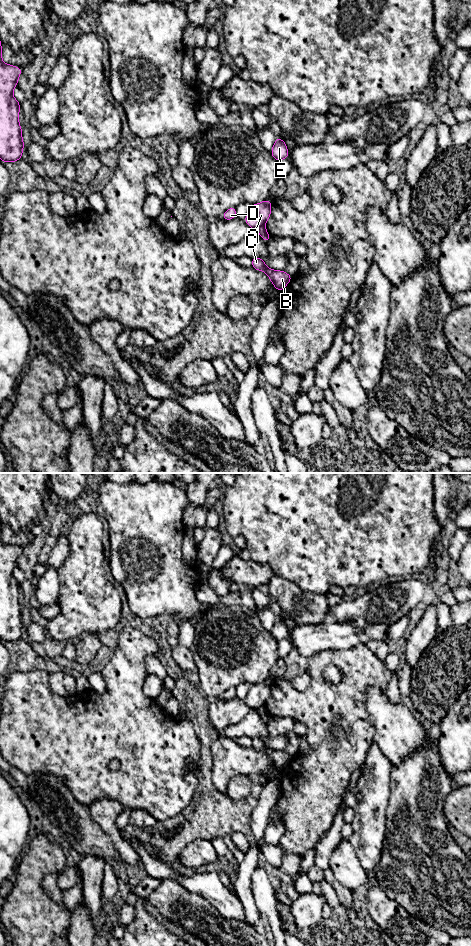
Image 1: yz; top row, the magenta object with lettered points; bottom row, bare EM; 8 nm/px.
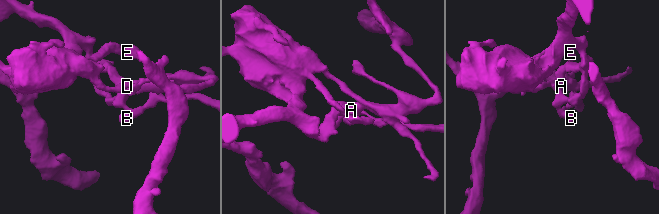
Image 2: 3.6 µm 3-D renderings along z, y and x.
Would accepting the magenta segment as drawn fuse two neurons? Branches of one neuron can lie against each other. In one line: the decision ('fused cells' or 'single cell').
fused cells

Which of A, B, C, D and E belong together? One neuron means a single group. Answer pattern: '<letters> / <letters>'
A / B C D E

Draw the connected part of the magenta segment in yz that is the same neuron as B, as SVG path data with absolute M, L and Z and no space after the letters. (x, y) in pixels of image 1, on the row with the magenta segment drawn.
M259 257L252 258L252 267L254 268L254 270L264 271L268 275L269 279L272 281L273 286L280 292L293 278L285 271L269 269L264 261Z

